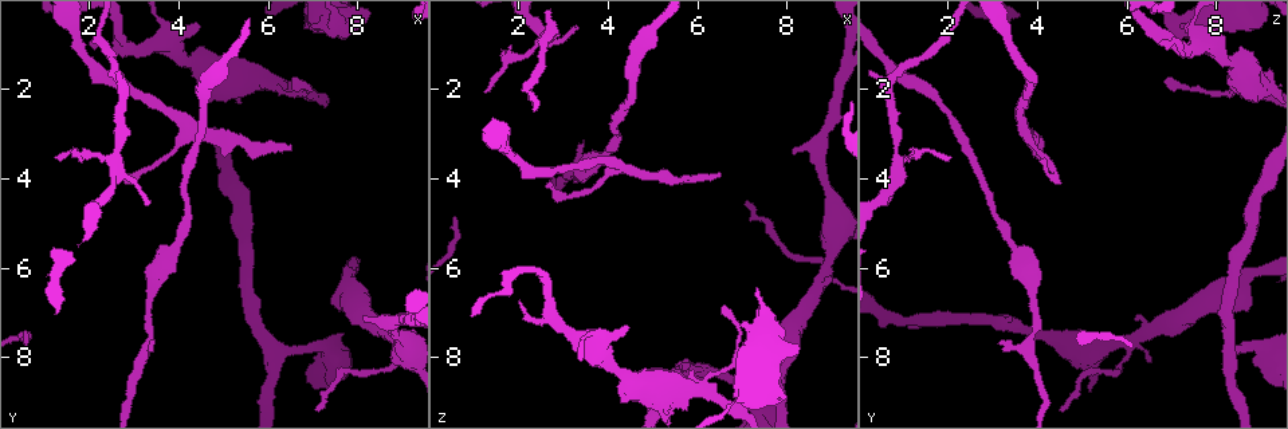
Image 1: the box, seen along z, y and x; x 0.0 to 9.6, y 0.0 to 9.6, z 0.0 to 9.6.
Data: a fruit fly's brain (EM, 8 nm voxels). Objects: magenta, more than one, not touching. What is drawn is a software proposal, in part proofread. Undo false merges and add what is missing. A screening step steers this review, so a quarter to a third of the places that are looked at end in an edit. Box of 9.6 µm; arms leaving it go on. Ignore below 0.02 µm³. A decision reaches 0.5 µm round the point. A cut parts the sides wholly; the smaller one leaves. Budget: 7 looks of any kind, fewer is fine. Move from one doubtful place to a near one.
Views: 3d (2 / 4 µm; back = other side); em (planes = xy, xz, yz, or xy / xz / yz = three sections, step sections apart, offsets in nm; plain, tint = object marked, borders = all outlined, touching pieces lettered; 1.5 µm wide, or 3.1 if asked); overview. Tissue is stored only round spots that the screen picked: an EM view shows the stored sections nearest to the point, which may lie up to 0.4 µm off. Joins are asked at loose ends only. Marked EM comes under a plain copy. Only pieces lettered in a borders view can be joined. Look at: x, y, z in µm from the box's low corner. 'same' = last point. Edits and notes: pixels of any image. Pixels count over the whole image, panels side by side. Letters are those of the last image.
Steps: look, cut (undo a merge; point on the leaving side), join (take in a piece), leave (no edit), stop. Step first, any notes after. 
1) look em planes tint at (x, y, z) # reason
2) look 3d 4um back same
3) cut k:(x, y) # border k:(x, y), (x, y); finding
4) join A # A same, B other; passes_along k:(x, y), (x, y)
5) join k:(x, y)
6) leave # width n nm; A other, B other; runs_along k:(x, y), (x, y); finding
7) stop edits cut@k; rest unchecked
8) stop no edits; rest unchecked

look em planes borders at (6.55, 3.25, 3.90) # branch stops here

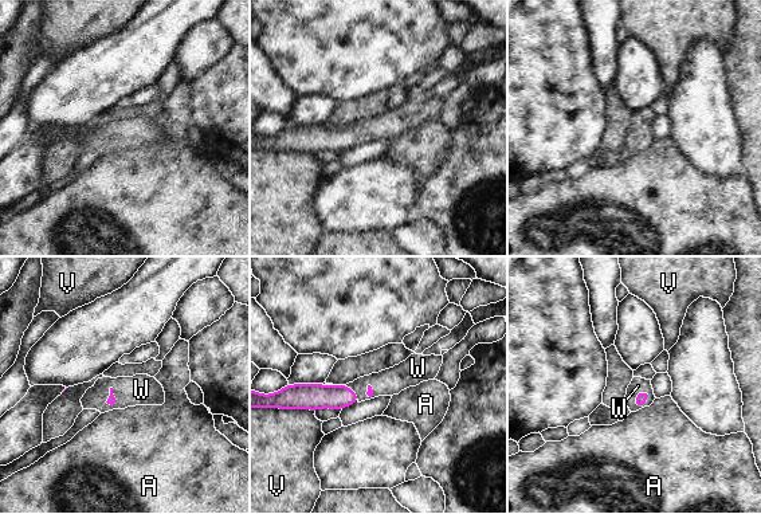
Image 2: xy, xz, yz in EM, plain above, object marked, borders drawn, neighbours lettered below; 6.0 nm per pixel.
join W # A other, V other, W same; passes_along 2:(642, 397), (643, 403), (638, 385); the cell continues

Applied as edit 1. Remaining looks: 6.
look 3d 2um at (8.15, 7.20, 3.50) # an open end

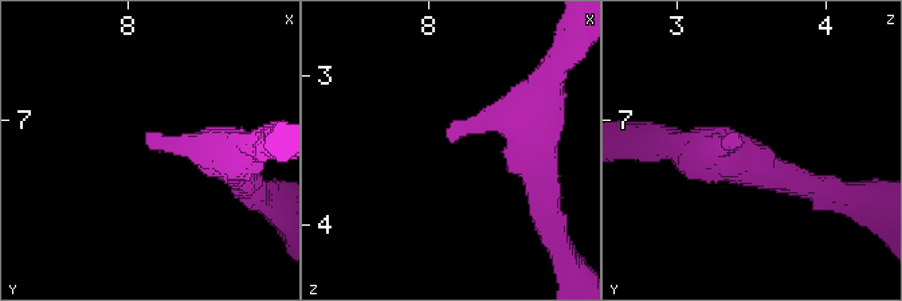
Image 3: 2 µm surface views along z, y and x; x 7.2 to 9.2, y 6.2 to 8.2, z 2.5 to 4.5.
look em yz step 8 tint at (8.14, 7.18, 3.42)

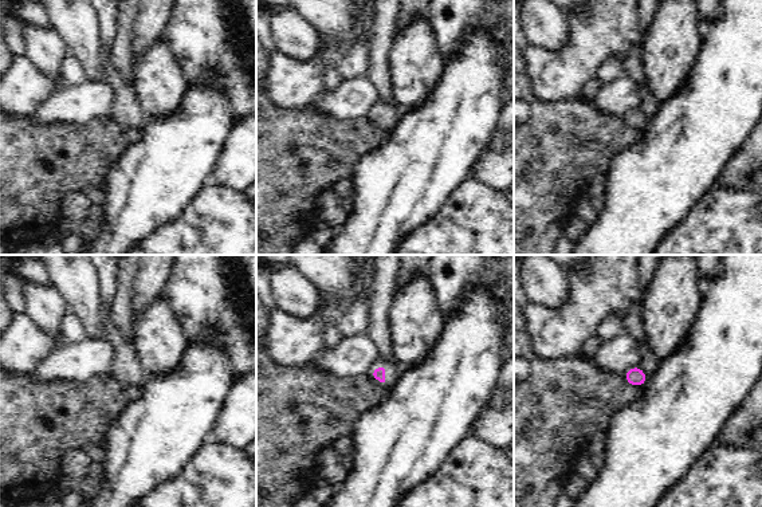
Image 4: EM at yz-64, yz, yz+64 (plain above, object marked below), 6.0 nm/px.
look em planes borders same

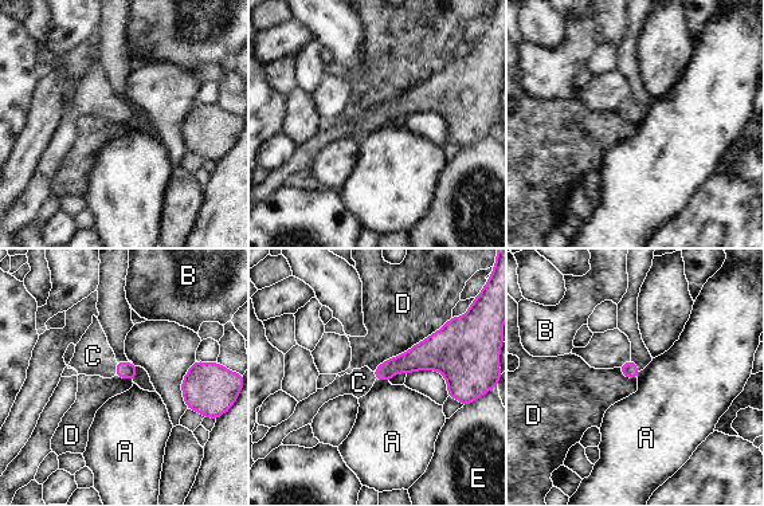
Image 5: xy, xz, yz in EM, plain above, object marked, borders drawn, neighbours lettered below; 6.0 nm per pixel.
join C # A other, B other, C same, D other, E other; the cell continues

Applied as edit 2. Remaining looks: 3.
look overview

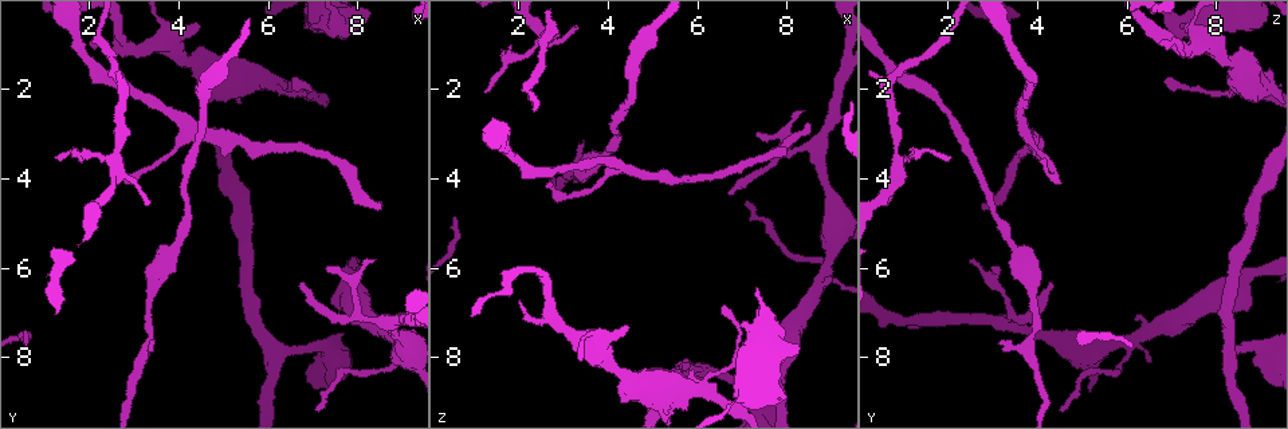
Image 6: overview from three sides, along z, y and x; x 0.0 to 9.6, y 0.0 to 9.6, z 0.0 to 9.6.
look em planes borders at (4.25, 2.85, 3.75) # two arms in line, one across

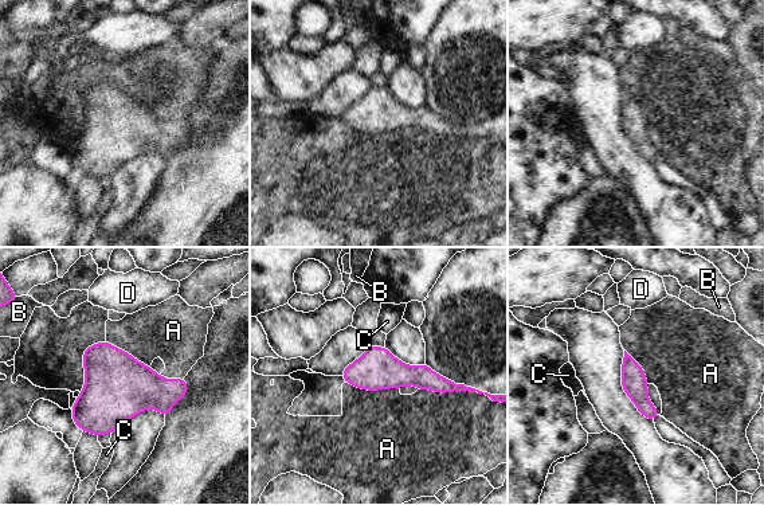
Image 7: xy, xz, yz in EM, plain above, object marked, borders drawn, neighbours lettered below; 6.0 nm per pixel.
leave # width 160 nm; A other, B other, C other, D other; runs_along 7:(345, 374), (418, 375), (458, 387); one cell here

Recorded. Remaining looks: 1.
stop edits join@2, join@5; rest unchecked

